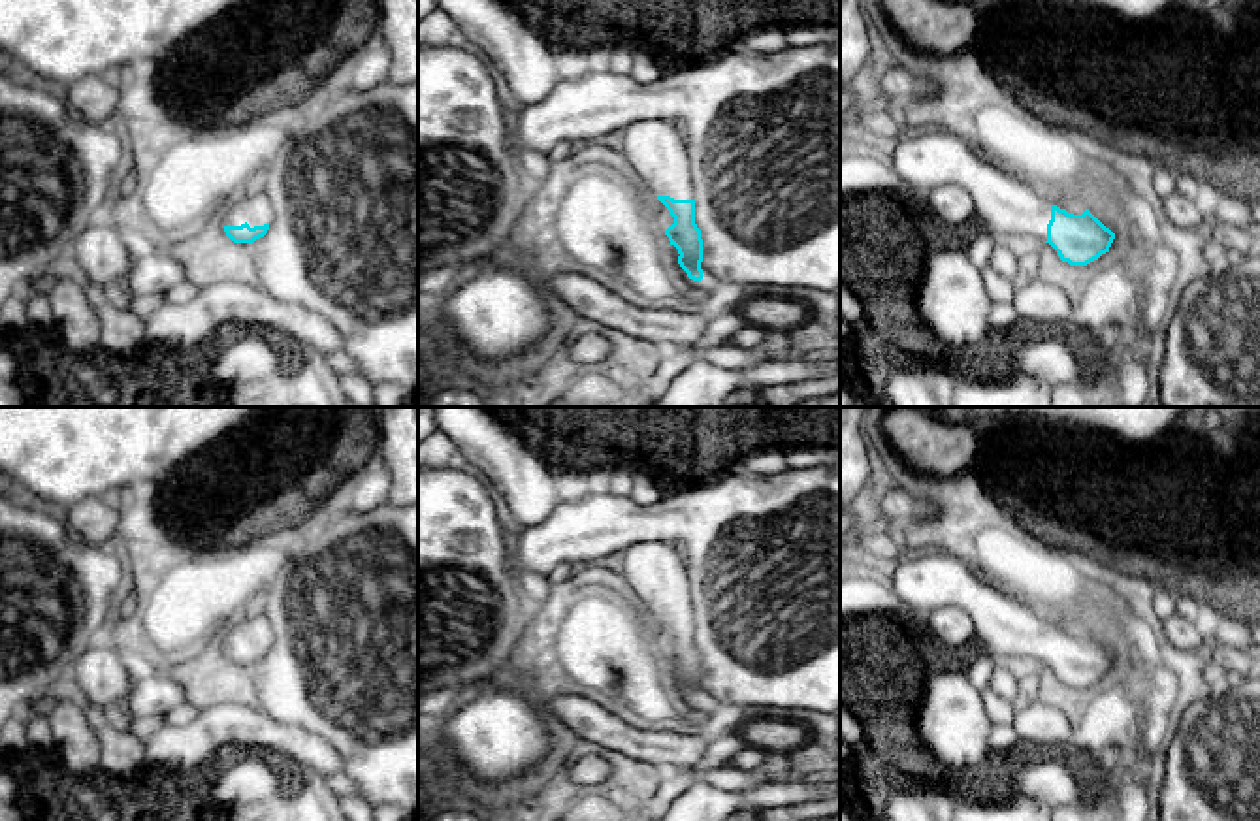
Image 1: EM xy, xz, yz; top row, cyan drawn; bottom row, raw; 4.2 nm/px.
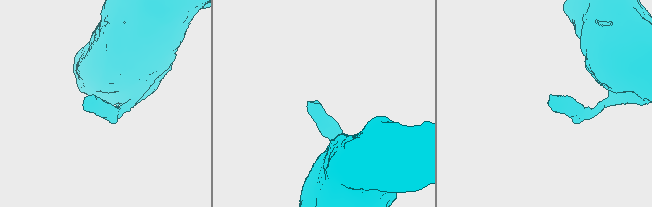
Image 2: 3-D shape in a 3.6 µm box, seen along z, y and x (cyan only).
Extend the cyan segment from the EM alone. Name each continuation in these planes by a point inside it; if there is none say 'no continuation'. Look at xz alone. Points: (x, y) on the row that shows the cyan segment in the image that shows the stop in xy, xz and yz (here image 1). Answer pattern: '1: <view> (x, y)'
1: xz (654, 147)

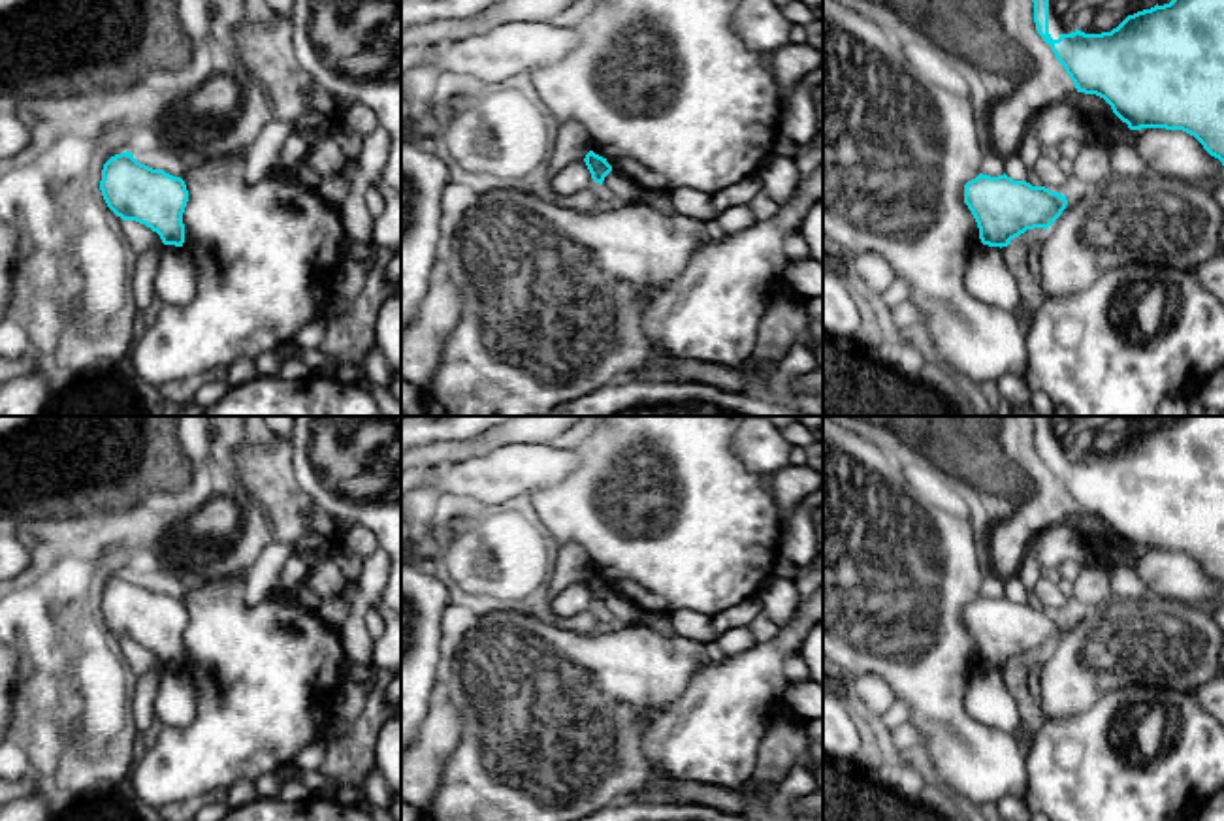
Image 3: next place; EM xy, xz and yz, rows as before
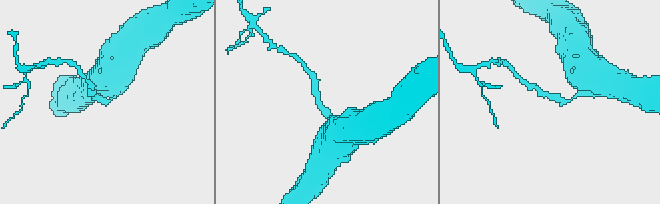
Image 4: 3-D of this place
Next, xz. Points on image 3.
no continuation

